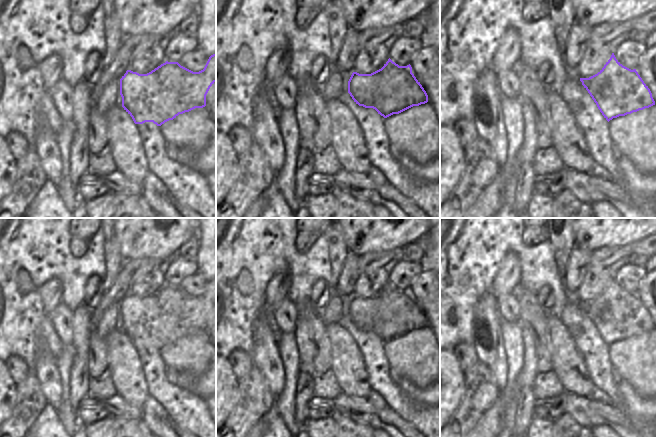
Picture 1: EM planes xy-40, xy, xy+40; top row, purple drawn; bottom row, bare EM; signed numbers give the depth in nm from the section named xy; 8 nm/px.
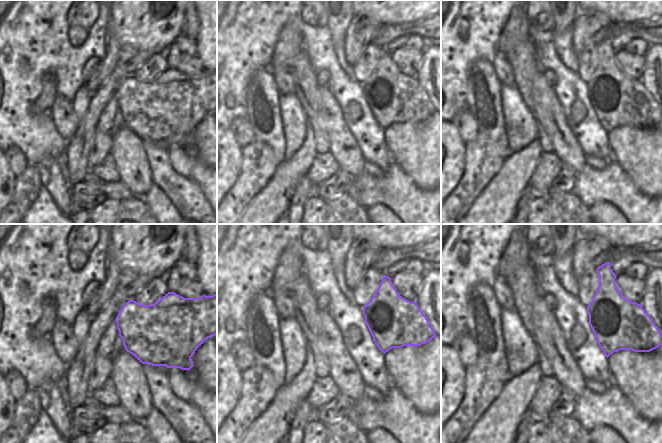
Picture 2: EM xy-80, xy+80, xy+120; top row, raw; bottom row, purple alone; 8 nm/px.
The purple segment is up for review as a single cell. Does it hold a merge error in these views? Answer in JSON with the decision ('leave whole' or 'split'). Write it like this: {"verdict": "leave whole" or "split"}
{"verdict": "split"}

